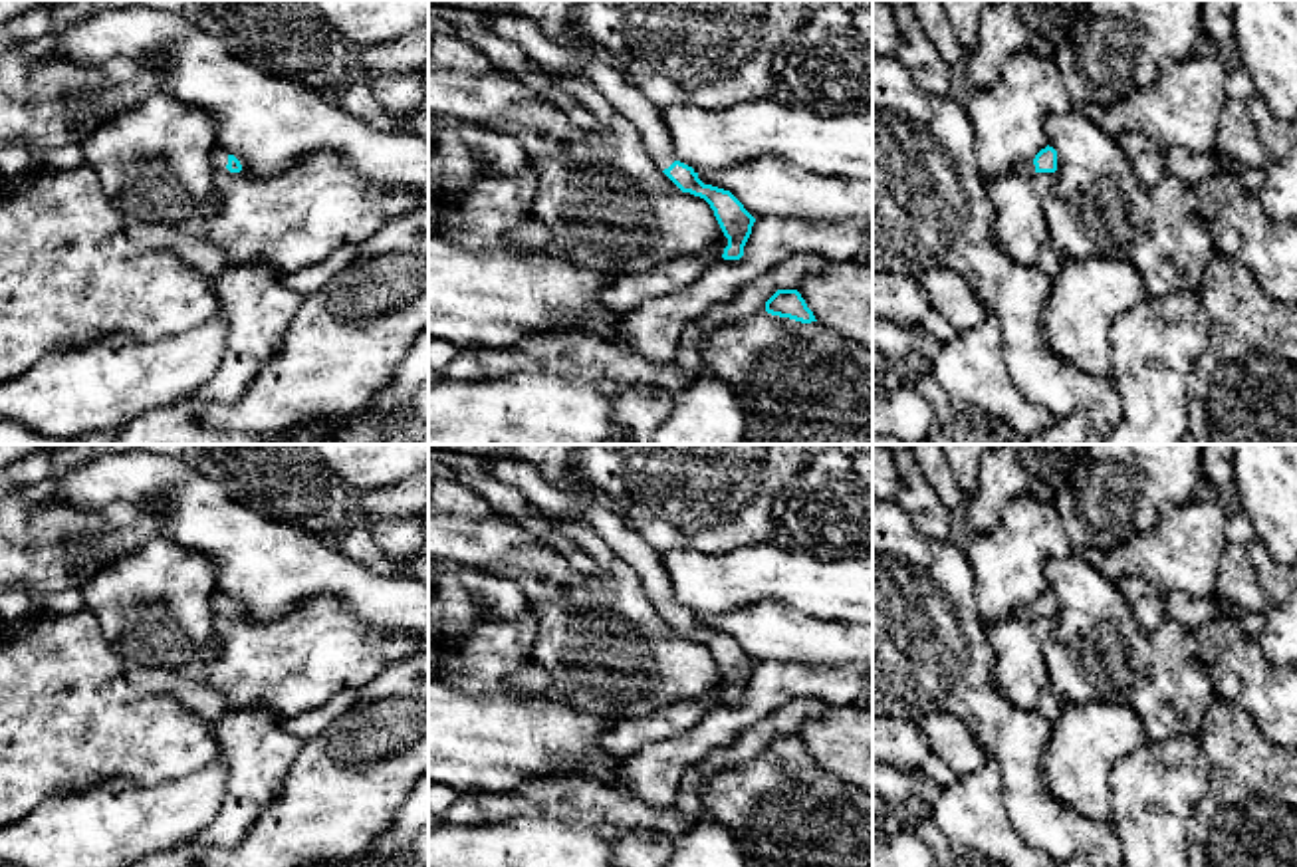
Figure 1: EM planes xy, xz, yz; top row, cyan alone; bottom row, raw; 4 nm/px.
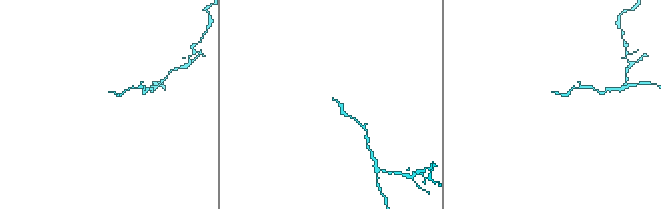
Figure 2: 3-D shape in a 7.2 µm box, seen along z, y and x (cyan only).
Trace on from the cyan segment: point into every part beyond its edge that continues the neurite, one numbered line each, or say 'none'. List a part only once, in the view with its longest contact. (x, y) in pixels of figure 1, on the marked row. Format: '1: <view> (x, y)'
1: xy (219, 157)

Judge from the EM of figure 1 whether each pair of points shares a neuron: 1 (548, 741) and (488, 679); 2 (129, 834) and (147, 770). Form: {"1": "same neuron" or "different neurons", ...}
{"1": "different neurons", "2": "different neurons"}

